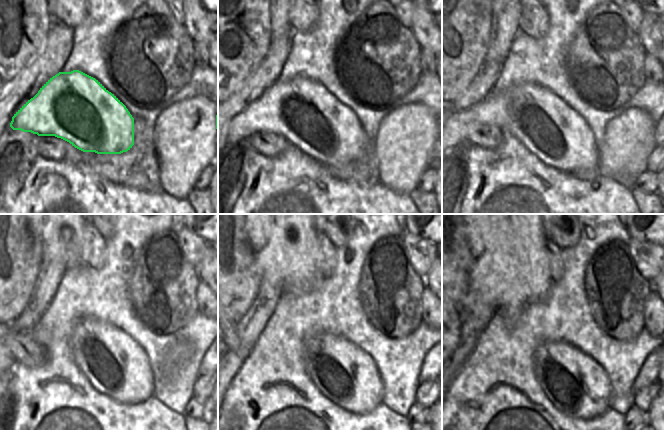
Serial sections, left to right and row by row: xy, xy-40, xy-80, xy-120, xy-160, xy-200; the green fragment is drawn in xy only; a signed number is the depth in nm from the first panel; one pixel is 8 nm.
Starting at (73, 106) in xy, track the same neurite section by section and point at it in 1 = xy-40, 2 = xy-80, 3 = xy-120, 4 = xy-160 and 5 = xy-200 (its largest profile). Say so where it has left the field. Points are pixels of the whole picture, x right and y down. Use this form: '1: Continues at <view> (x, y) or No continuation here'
1: Continues at xy-40 (301, 110)
2: Continues at xy-80 (559, 137)
3: Continues at xy-120 (115, 366)
4: Continues at xy-160 (345, 374)
5: Continues at xy-200 (576, 385)

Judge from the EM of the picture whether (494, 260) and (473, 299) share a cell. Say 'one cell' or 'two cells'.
one cell

